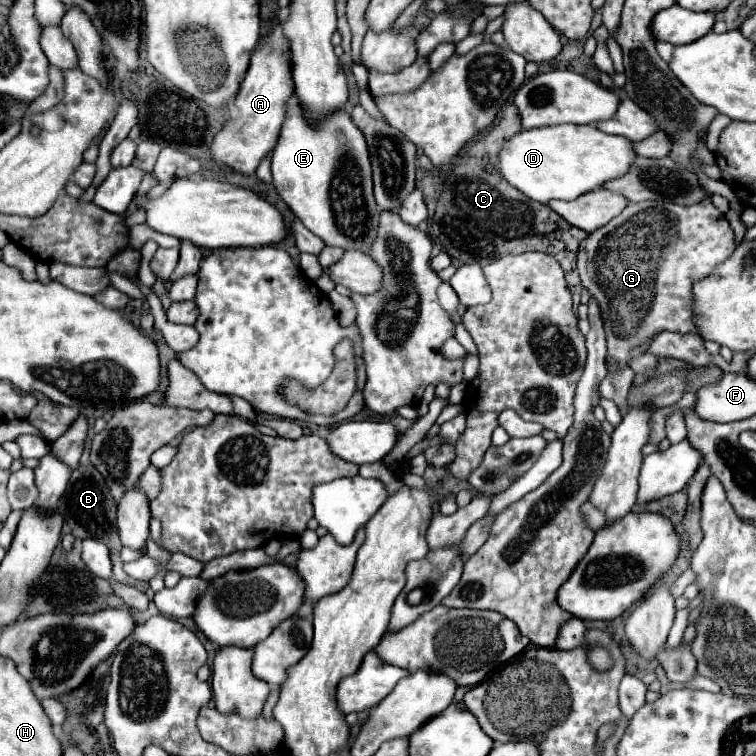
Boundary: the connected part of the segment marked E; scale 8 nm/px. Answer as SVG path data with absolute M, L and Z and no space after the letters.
M294 95L288 103L286 123L282 125L274 149L272 177L278 195L304 227L318 235L326 245L344 251L356 249L362 253L374 245L378 237L380 209L374 201L368 149L362 133L354 127L346 111L326 117L316 129L312 129Z

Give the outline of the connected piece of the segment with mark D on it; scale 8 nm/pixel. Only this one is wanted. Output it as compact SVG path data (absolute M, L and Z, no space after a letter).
M546 125L546 127L534 127L534 129L520 131L512 139L508 139L498 153L498 171L512 187L516 187L526 197L538 203L548 203L550 199L570 201L586 191L594 191L602 187L606 179L614 179L622 175L622 171L630 167L634 157L636 155L632 151L632 141L626 137L602 133L592 125Z

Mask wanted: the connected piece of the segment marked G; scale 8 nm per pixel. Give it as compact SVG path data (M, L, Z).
M710 197L690 207L674 207L672 211L648 213L642 219L648 227L640 227L640 211L630 211L628 205L580 243L578 271L582 285L600 305L608 343L606 367L610 373L624 369L630 359L646 353L654 335L662 331L698 333L692 311L692 287L698 279L706 279L736 249L734 231L726 215L714 207Z

